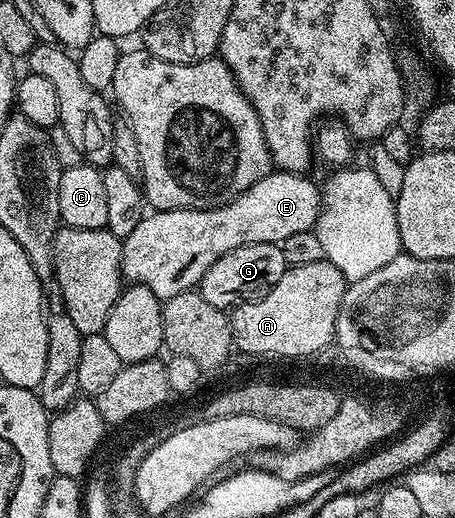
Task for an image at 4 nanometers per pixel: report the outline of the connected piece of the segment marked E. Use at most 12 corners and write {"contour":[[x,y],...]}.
{"contour":[[276,170],[213,210],[145,213],[120,273],[173,298],[234,248],[312,230],[321,187]]}

